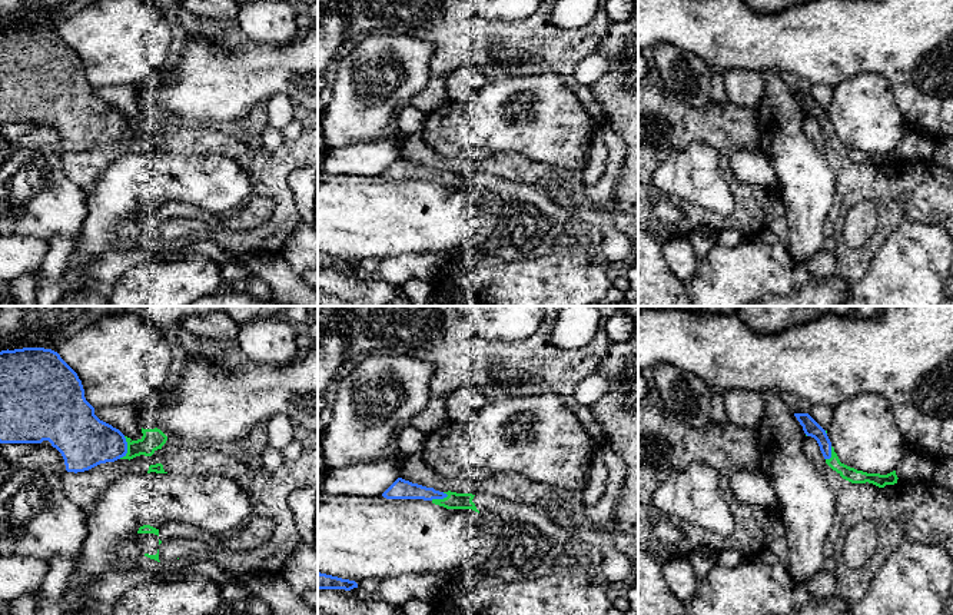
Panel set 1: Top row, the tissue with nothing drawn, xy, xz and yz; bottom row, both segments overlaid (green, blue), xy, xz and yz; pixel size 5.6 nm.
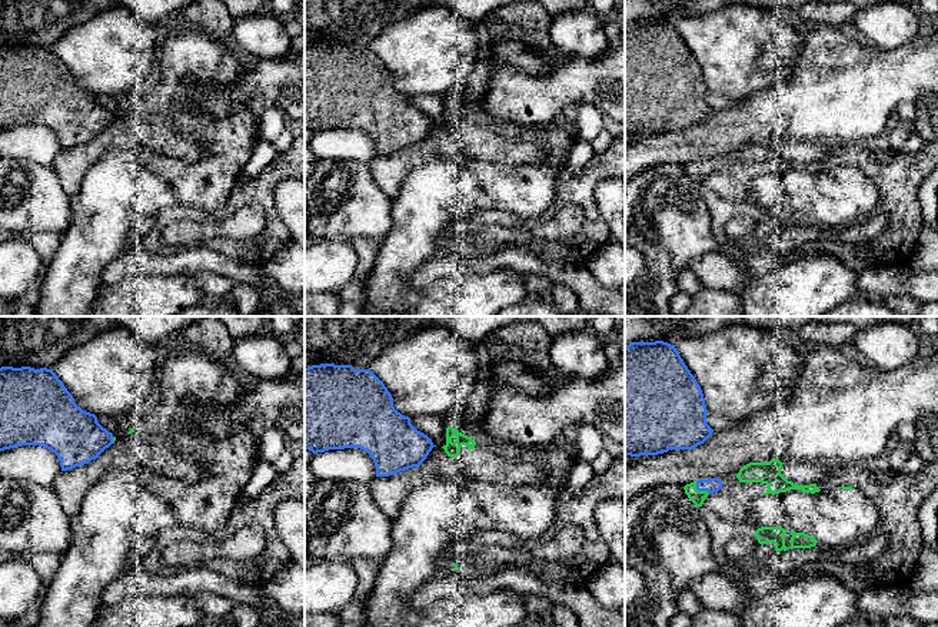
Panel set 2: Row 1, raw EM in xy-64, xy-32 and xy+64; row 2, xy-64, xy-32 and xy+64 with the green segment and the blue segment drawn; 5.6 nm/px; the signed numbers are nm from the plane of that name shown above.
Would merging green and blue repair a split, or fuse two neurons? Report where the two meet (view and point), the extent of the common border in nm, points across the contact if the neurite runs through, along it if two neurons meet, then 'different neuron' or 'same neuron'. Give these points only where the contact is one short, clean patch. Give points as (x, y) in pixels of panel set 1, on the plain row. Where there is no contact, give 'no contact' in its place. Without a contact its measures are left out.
xy (128, 128) | 130 nm | same neuron

